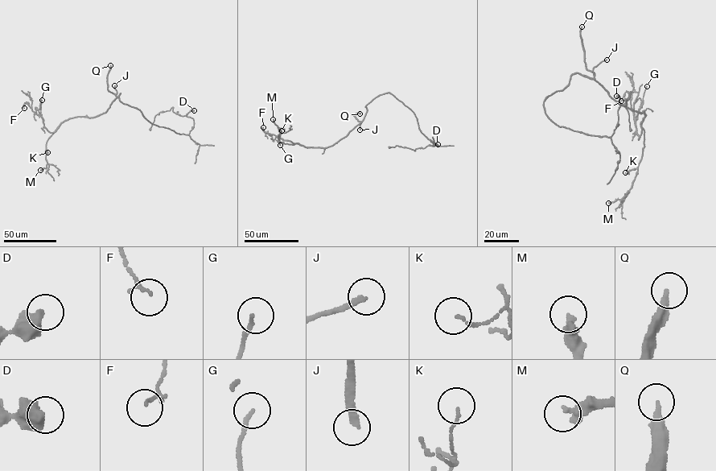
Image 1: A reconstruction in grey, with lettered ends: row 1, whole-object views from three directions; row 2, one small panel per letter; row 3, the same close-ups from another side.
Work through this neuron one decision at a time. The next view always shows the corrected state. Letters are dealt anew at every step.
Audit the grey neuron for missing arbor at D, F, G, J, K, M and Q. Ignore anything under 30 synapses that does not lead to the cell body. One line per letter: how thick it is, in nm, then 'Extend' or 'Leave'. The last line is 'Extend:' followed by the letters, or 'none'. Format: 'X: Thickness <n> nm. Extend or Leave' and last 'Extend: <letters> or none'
D: Thickness 650 nm. Leave
F: Thickness 80 nm. Leave
G: Thickness 150 nm. Leave
J: Thickness 240 nm. Extend
K: Thickness 80 nm. Leave
M: Thickness 380 nm. Leave
Q: Thickness 300 nm. Extend
Extend: J, Q

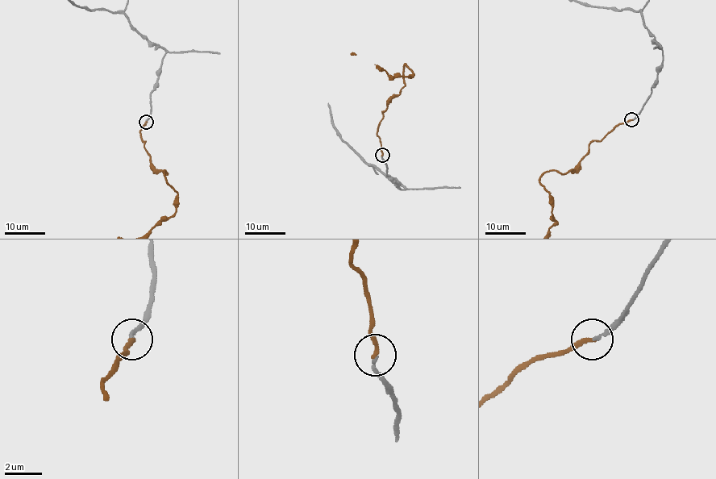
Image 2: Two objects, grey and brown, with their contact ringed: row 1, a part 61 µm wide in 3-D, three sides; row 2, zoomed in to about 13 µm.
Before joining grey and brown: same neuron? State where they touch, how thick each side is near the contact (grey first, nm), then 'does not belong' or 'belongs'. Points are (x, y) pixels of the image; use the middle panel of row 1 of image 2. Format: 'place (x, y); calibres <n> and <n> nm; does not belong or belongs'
place (382, 155); calibres 160 and 200 nm; belongs

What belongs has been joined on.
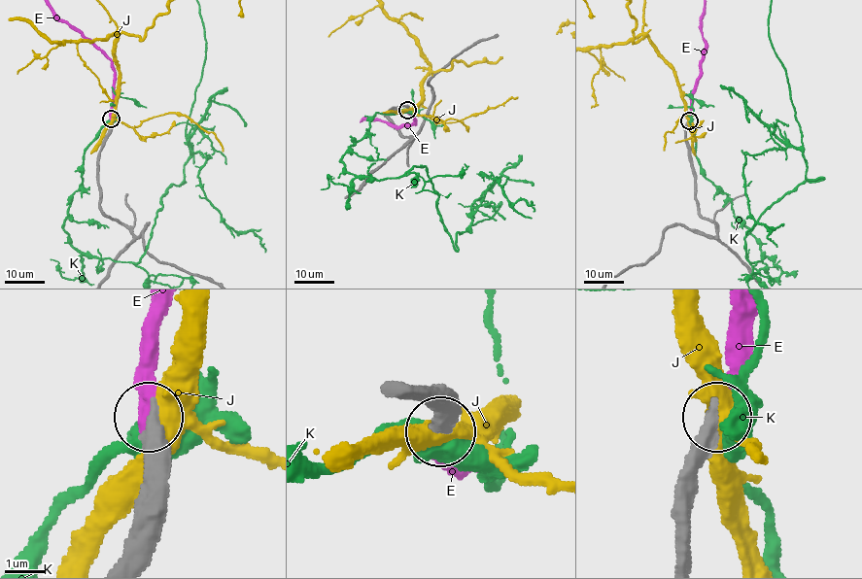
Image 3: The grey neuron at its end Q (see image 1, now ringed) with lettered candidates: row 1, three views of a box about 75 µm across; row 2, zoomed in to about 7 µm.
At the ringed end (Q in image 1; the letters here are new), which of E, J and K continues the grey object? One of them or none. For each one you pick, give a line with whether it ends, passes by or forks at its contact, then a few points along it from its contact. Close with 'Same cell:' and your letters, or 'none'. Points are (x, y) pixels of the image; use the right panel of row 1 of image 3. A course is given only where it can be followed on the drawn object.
E: it ends there
Same cell: E

